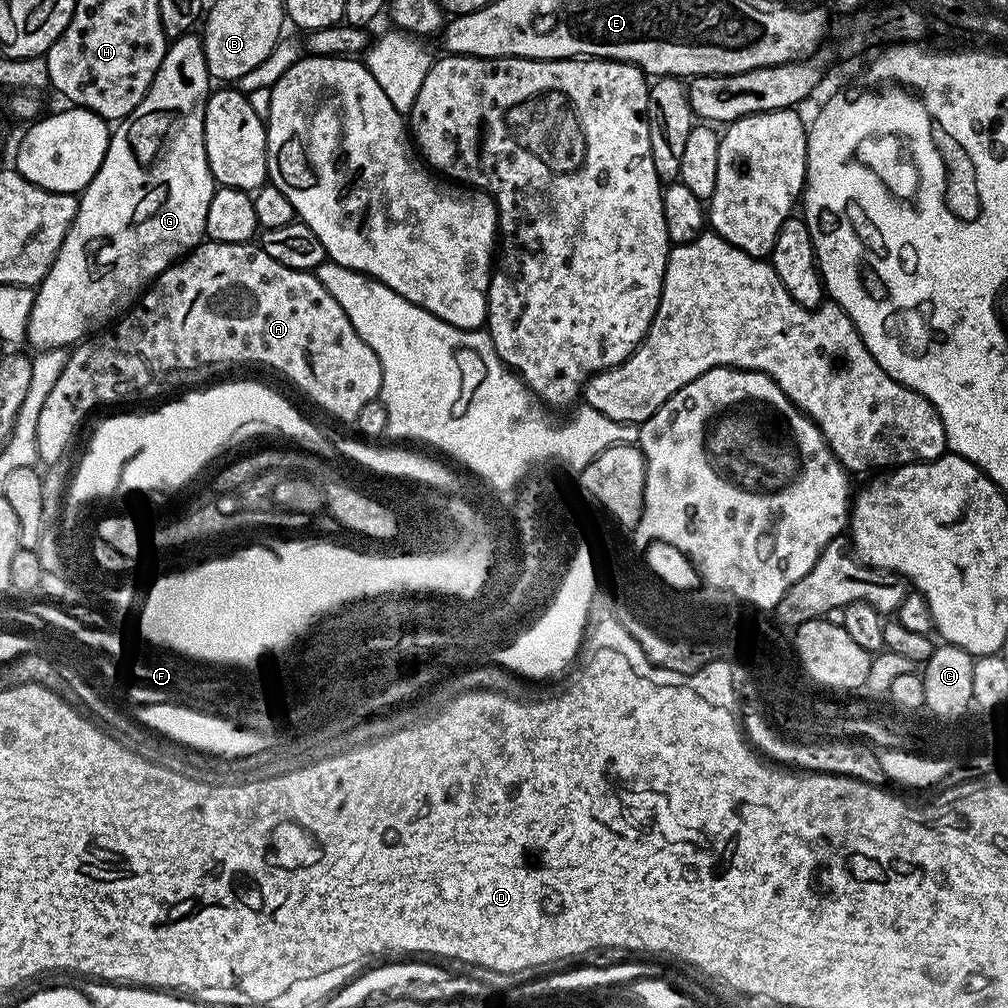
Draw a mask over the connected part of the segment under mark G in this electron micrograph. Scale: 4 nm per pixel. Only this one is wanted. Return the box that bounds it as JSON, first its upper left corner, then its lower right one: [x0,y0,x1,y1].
[26,34,214,350]

